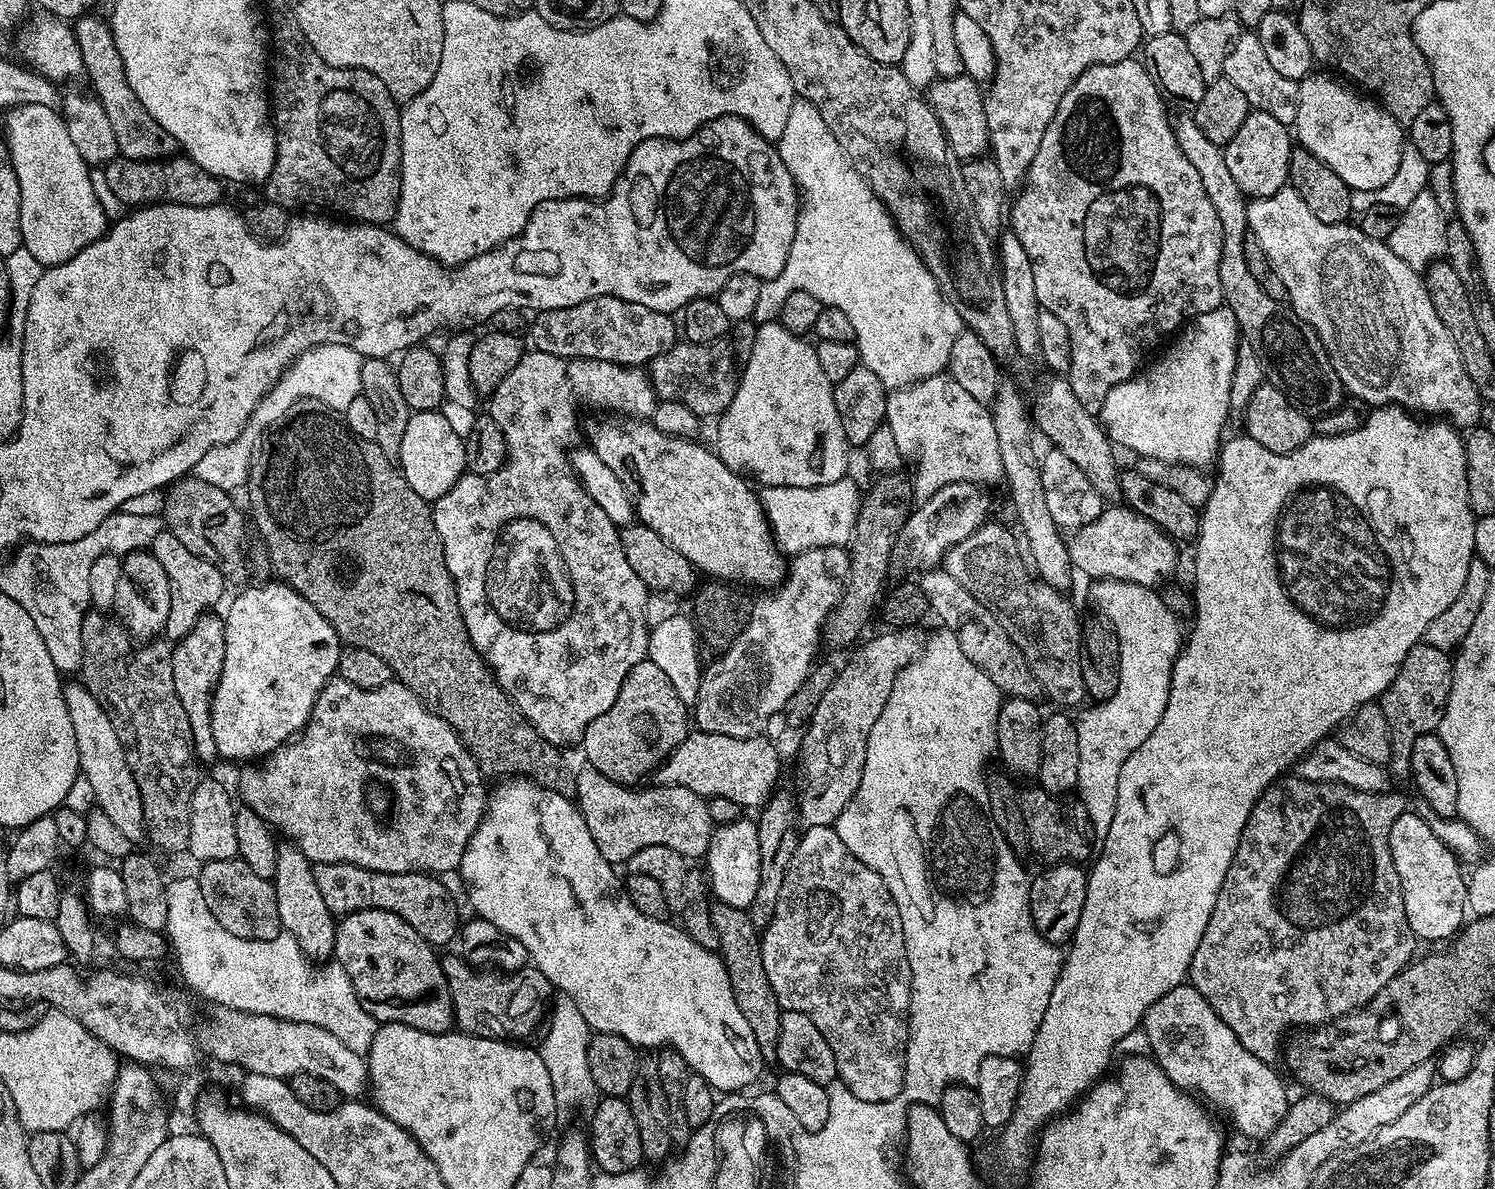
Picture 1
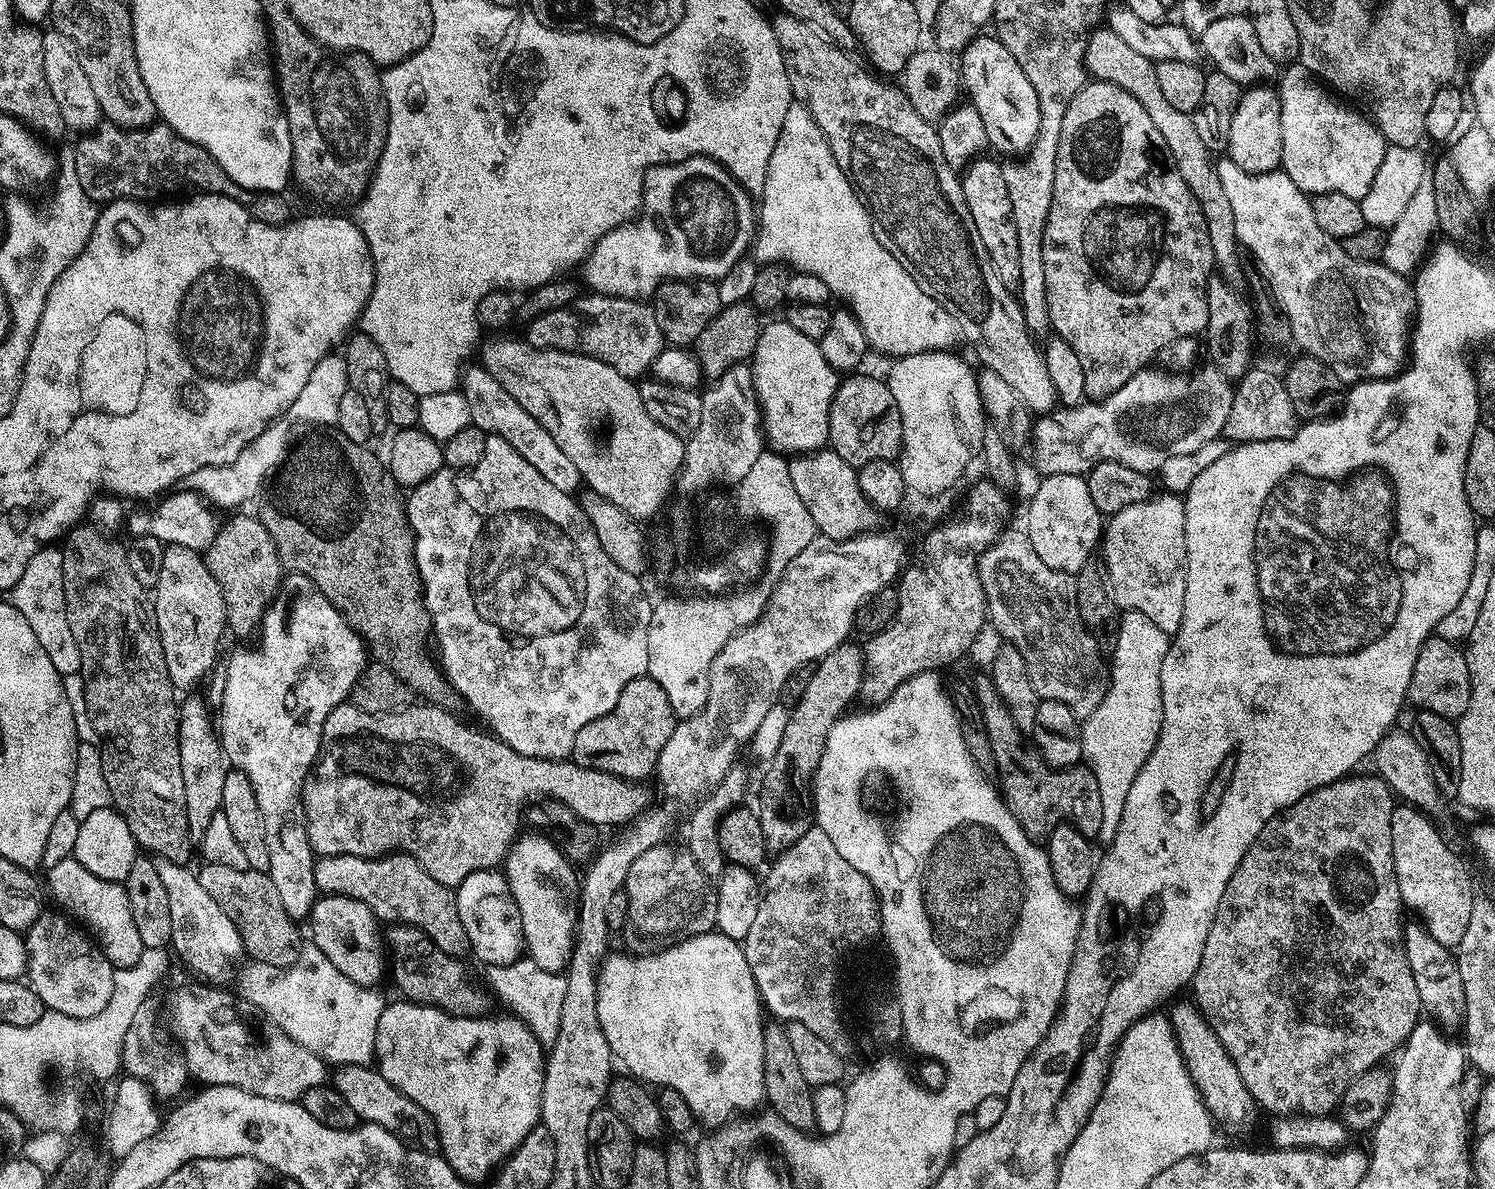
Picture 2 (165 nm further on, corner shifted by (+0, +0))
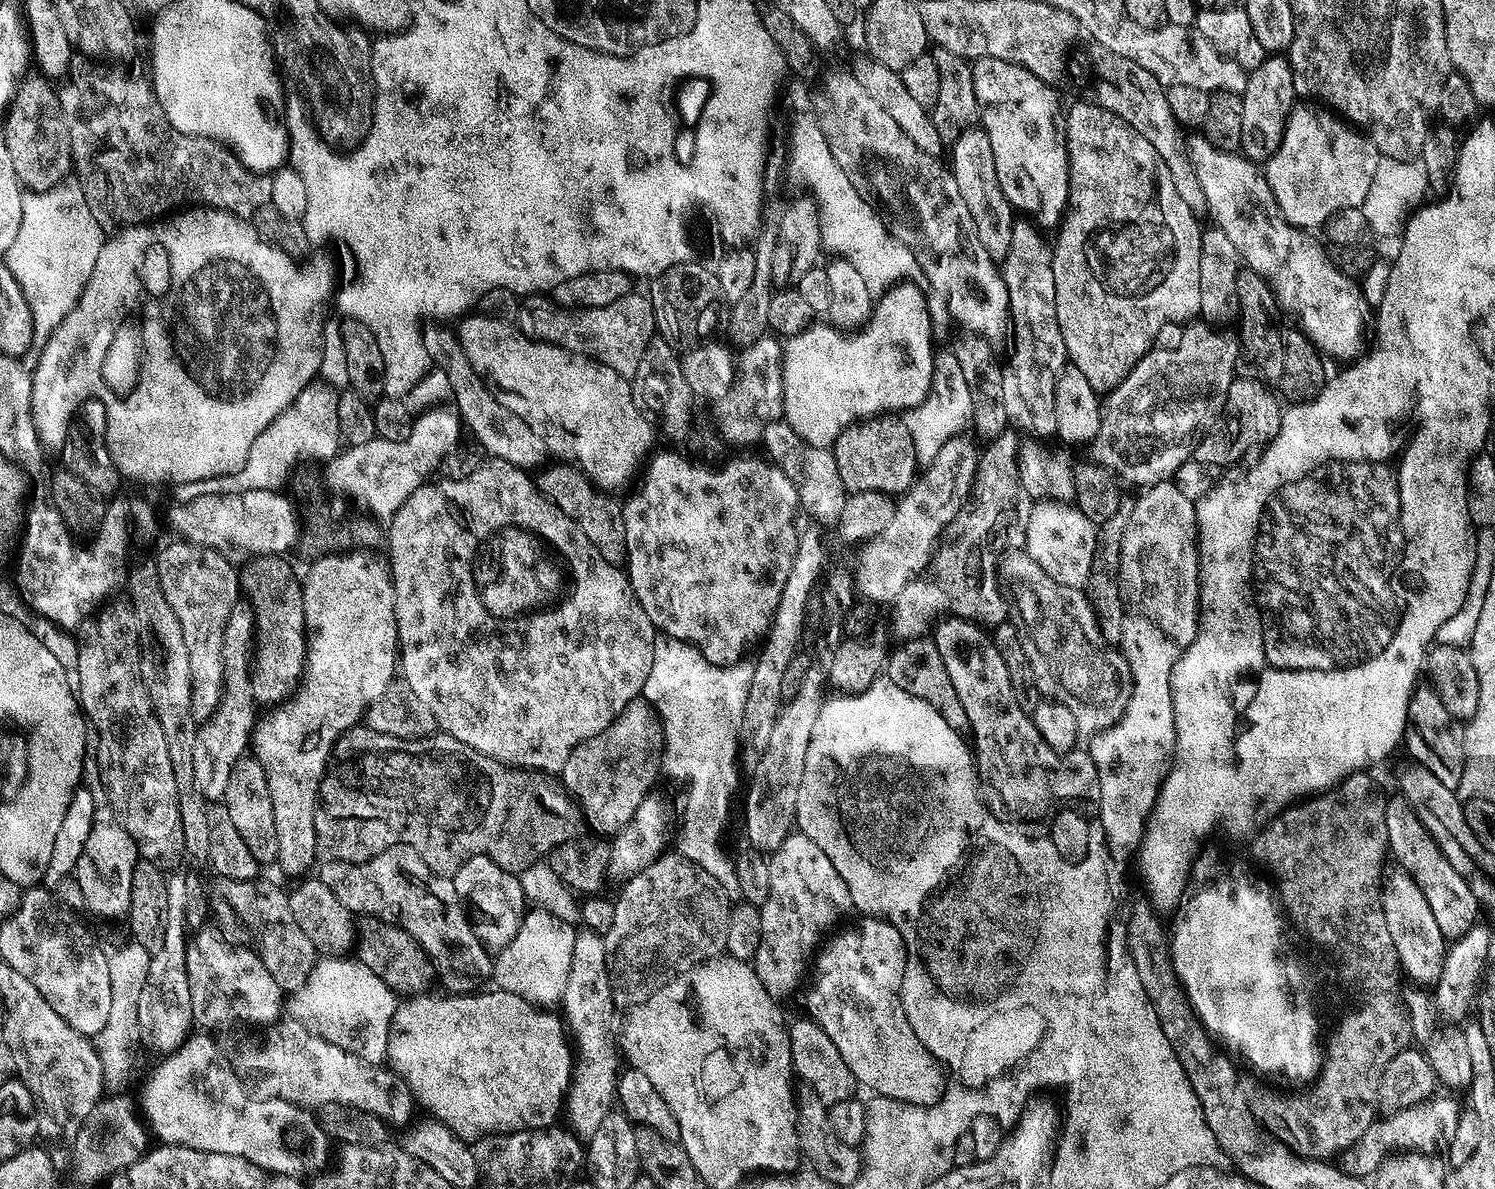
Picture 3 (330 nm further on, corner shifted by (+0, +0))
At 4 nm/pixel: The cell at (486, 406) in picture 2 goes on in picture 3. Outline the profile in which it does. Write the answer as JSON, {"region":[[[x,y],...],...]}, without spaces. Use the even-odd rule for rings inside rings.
{"region":[[[428,326],[423,329],[424,350],[430,357],[431,363],[433,360],[436,363],[433,365],[437,369],[443,370],[446,378],[450,378],[452,387],[450,400],[451,403],[456,403],[454,408],[463,425],[472,430],[481,446],[488,451],[489,457],[510,462],[516,468],[533,470],[532,468],[537,467],[536,469],[539,469],[545,463],[544,456],[546,457],[542,438],[538,438],[538,434],[534,434],[534,430],[530,430],[530,426],[526,426],[526,422],[522,422],[522,418],[518,418],[518,414],[506,410],[506,406],[502,406],[502,402],[498,402],[495,391],[486,386],[485,381],[472,371],[459,339],[453,333],[451,336],[444,328],[447,327]]]}

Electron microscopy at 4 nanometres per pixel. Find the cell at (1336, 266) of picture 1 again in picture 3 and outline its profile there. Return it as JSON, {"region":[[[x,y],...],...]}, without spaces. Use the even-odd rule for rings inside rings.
{"region":[[[1192,134],[1186,140],[1186,155],[1188,157],[1188,163],[1192,165],[1193,168],[1196,169],[1196,177],[1198,178],[1198,182],[1202,182],[1202,188],[1204,193],[1206,194],[1206,200],[1208,202],[1207,209],[1210,212],[1213,212],[1216,215],[1216,220],[1214,220],[1215,227],[1222,229],[1222,231],[1226,234],[1226,238],[1230,238],[1230,242],[1234,242],[1234,246],[1238,250],[1238,254],[1240,255],[1241,261],[1247,267],[1252,268],[1255,272],[1259,273],[1261,277],[1264,278],[1269,284],[1271,291],[1274,293],[1275,299],[1276,296],[1280,299],[1281,304],[1290,312],[1293,312],[1296,315],[1295,323],[1299,325],[1299,327],[1309,336],[1312,340],[1312,343],[1316,345],[1317,348],[1320,349],[1321,353],[1325,357],[1331,358],[1331,356],[1337,356],[1338,359],[1344,360],[1340,362],[1352,362],[1357,359],[1365,351],[1364,348],[1364,323],[1369,323],[1370,320],[1370,308],[1368,312],[1368,307],[1370,307],[1369,301],[1365,299],[1364,289],[1361,287],[1359,283],[1353,277],[1347,276],[1345,272],[1342,270],[1338,270],[1338,266],[1334,266],[1334,262],[1332,261],[1331,255],[1326,251],[1325,245],[1321,243],[1319,239],[1311,240],[1309,233],[1305,231],[1303,228],[1295,228],[1293,224],[1289,224],[1287,220],[1284,219],[1283,216],[1278,214],[1278,209],[1276,207],[1276,202],[1272,198],[1272,191],[1270,190],[1270,186],[1268,185],[1268,179],[1264,177],[1263,171],[1253,161],[1245,158],[1243,155],[1237,154],[1236,152],[1223,152],[1222,150],[1218,150],[1215,148],[1212,143],[1206,139],[1206,137],[1202,134]]]}

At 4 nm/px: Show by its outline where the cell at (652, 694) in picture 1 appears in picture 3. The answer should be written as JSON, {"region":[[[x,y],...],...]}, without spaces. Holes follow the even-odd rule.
{"region":[[[637,698],[625,706],[621,712],[594,738],[586,738],[566,758],[562,773],[562,783],[568,795],[588,815],[588,824],[593,833],[604,838],[615,837],[634,818],[638,806],[653,791],[656,767],[662,764],[664,729],[656,710],[648,701]]]}

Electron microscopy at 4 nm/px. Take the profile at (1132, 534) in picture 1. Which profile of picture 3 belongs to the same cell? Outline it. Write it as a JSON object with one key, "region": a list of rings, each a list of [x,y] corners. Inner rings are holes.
{"region":[[[1162,480],[1158,484],[1149,484],[1143,489],[1144,492],[1136,500],[1136,505],[1130,508],[1128,512],[1128,529],[1122,538],[1122,554],[1120,555],[1120,587],[1126,593],[1126,600],[1129,605],[1132,604],[1137,613],[1148,617],[1149,620],[1155,620],[1160,629],[1164,631],[1175,642],[1177,649],[1183,650],[1194,642],[1194,634],[1198,632],[1198,622],[1200,621],[1200,531],[1196,525],[1196,505],[1178,486],[1171,480]]]}

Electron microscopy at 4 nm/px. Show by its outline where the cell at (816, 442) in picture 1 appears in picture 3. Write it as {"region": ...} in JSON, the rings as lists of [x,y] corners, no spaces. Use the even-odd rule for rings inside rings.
{"region":[[[896,282],[891,285],[873,303],[872,310],[868,315],[868,321],[864,323],[863,329],[855,334],[849,334],[847,331],[833,328],[827,322],[813,322],[808,327],[803,328],[797,336],[789,336],[783,341],[782,355],[780,357],[780,374],[782,376],[782,398],[784,399],[783,420],[806,442],[810,442],[819,448],[828,448],[835,444],[838,434],[849,424],[857,419],[858,414],[900,414],[909,408],[921,403],[925,394],[932,384],[932,361],[934,359],[934,347],[932,348],[932,335],[934,329],[932,326],[932,316],[928,313],[930,303],[929,297],[926,298],[920,293],[920,288],[916,284],[904,284],[905,282]]]}

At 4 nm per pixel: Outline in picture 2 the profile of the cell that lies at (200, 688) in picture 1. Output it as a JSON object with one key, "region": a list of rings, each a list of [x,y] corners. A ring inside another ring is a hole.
{"region":[[[188,696],[179,701],[180,710],[180,757],[182,758],[182,790],[186,790],[186,822],[188,835],[199,842],[210,826],[210,818],[220,812],[222,786],[230,765],[220,745],[220,733],[214,716],[208,713],[208,704],[200,696]]]}

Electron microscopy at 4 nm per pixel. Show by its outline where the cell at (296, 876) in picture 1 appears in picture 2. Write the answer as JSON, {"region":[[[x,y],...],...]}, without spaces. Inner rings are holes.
{"region":[[[288,572],[281,579],[280,589],[272,597],[272,603],[264,609],[264,618],[260,621],[258,627],[259,636],[260,645],[257,648],[238,649],[229,658],[228,669],[222,673],[224,694],[218,700],[218,704],[220,704],[220,716],[218,712],[220,745],[224,747],[224,754],[229,765],[235,771],[246,774],[250,786],[254,786],[254,794],[258,798],[258,810],[262,814],[262,826],[266,830],[266,850],[270,850],[270,866],[267,870],[268,877],[272,879],[274,886],[278,886],[278,898],[282,898],[282,907],[286,909],[286,914],[290,914],[290,918],[294,921],[303,922],[303,920],[307,921],[311,917],[312,907],[316,905],[318,899],[316,883],[314,882],[314,866],[316,865],[317,857],[314,855],[308,841],[308,827],[304,824],[304,782],[308,779],[309,772],[313,771],[319,757],[322,730],[330,710],[345,703],[351,697],[354,682],[358,682],[358,678],[366,666],[366,645],[358,633],[344,621],[344,616],[337,608],[317,590],[314,582],[310,582],[310,578],[306,578],[297,572]]]}

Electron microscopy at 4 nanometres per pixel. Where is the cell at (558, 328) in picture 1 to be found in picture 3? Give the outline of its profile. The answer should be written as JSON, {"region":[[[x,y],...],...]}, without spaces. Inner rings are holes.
{"region":[[[529,294],[519,301],[514,320],[525,336],[588,356],[625,378],[631,378],[638,370],[638,362],[656,332],[652,301],[639,294],[623,296],[618,302],[610,302],[610,306],[597,308],[563,308],[547,295]]]}

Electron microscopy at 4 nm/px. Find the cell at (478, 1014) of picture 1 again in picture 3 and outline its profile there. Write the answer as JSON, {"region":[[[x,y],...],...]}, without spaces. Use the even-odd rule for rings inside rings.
{"region":[[[373,916],[361,919],[358,924],[358,959],[365,964],[386,986],[390,986],[397,994],[424,994],[437,979],[436,965],[422,950],[422,946],[406,930],[396,924],[388,924]]]}

